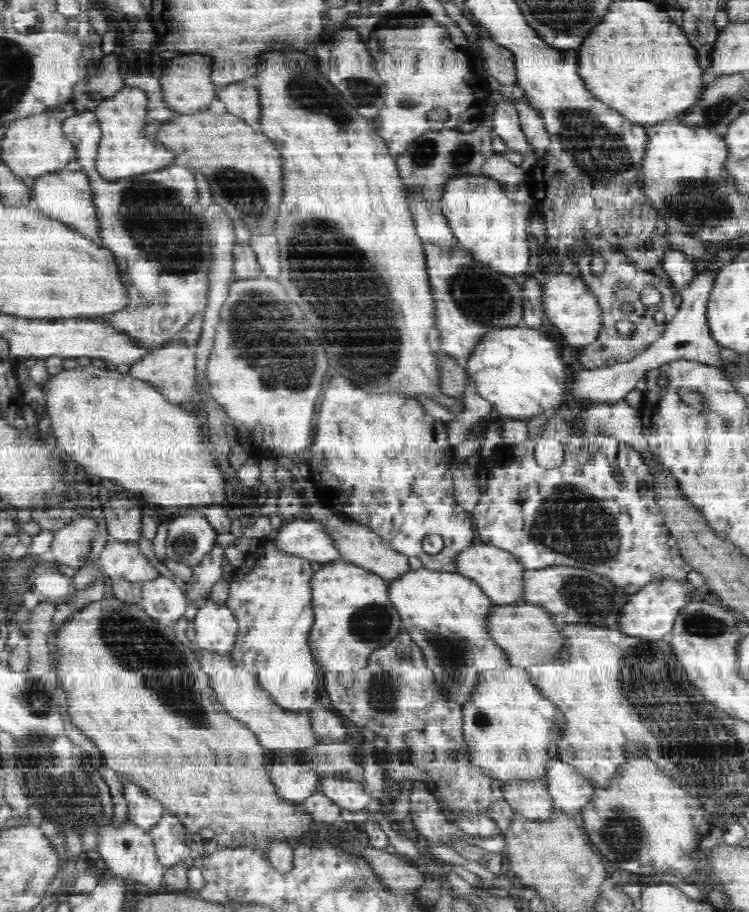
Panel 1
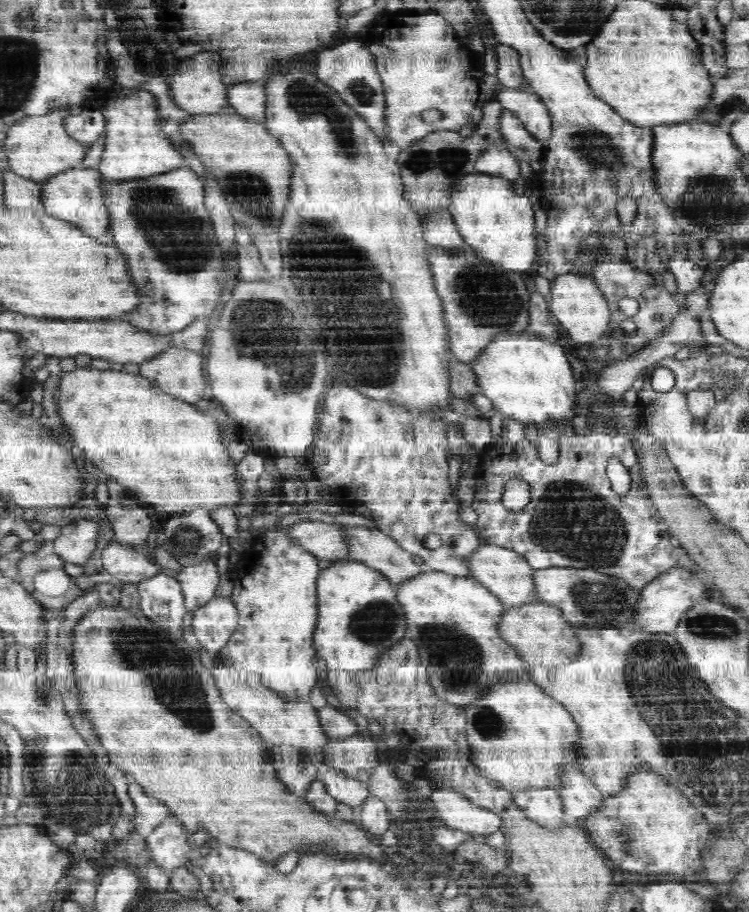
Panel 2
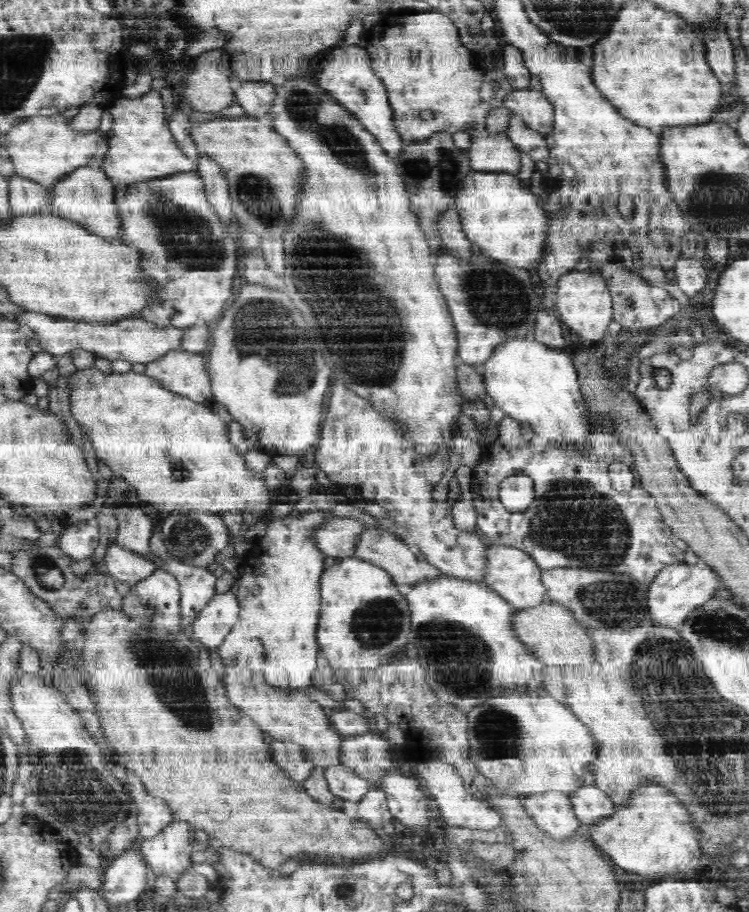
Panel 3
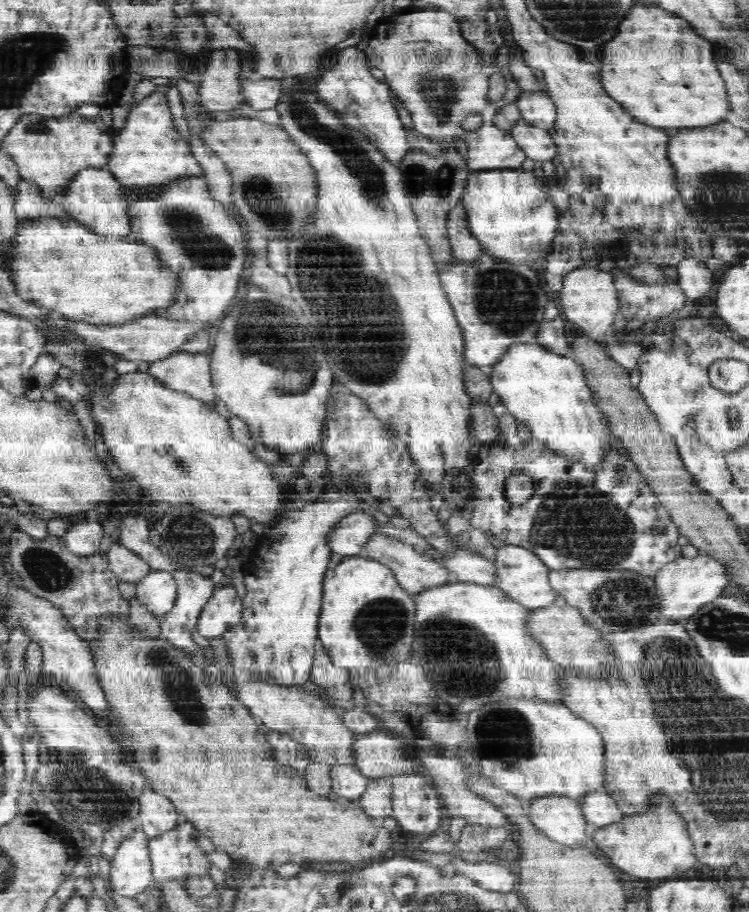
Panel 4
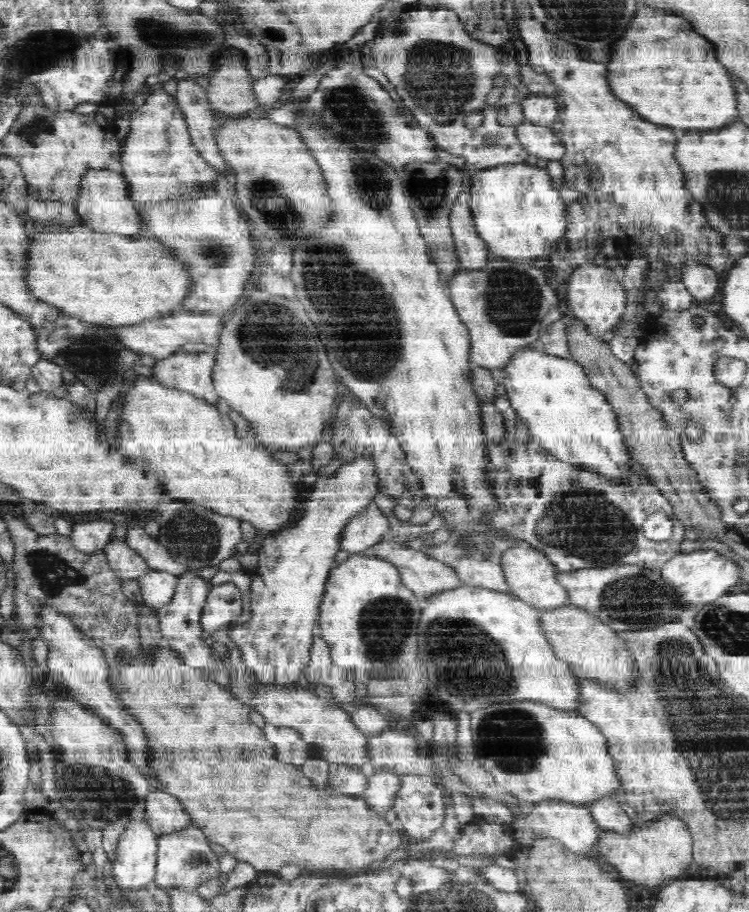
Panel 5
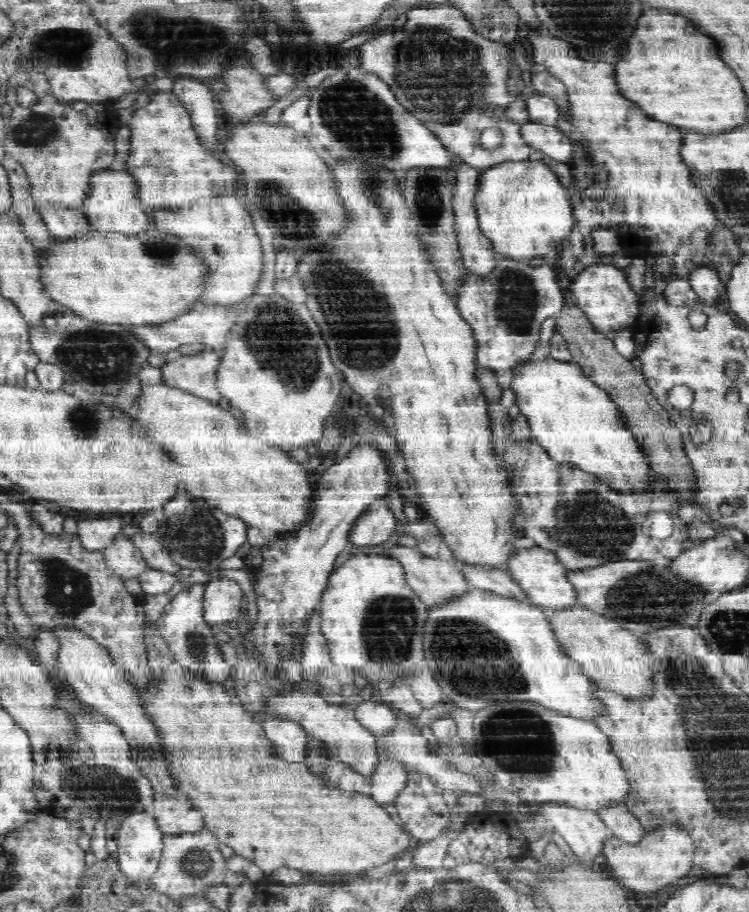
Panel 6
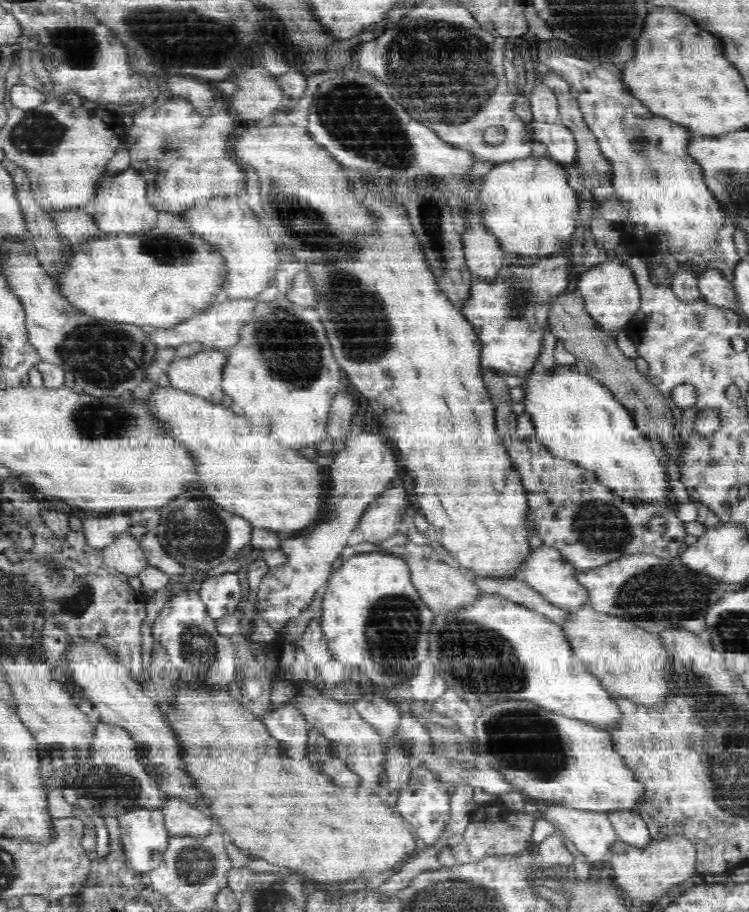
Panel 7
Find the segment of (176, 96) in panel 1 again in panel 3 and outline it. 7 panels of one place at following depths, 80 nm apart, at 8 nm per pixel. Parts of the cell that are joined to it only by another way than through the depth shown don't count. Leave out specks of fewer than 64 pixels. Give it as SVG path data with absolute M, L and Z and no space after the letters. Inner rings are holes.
M224 47L202 53L196 70L186 80L186 100L196 111L214 112L237 104L237 84L232 80L233 54Z

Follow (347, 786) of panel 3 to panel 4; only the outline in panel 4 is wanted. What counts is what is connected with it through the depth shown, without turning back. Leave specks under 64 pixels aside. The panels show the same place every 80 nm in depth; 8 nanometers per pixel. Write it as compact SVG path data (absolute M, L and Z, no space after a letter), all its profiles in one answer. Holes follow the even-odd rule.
M332 765L330 776L331 788L335 793L358 800L366 792L370 780L357 765Z

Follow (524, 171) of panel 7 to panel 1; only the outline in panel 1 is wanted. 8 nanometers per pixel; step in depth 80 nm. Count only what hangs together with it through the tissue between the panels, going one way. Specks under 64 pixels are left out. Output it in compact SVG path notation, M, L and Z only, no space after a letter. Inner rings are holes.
M464 175L450 181L439 207L450 221L452 232L476 260L506 275L526 274L530 264L528 226L531 203L514 202L508 186L486 175Z

